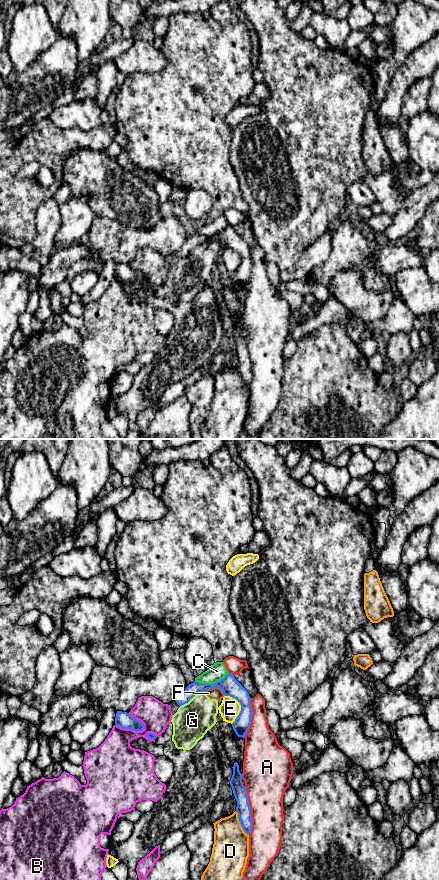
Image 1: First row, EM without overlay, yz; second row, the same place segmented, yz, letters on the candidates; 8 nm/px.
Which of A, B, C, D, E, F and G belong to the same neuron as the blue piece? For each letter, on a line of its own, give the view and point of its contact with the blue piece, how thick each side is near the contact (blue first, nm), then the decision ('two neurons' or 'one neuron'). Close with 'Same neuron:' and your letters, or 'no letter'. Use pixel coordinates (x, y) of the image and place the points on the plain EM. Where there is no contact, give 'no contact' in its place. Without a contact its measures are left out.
A: contact yz (250, 363); calibres 110 and 320 nm; two neurons
B: contact yz (130, 280); calibres 130 and 280 nm; two neurons
C: contact yz (211, 236); calibres 150 and 140 nm; two neurons
D: contact yz (240, 375); calibres 110 and 300 nm; two neurons
E: contact yz (241, 258); calibres 150 and 160 nm; two neurons
F: contact yz (215, 238); calibres 150 and 100 nm; two neurons
G: contact yz (191, 250); calibres 100 and 300 nm; two neurons
Same neuron: no letter

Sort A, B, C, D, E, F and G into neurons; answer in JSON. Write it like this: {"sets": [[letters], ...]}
{"sets": [["A"], ["B"], ["C"], ["D"], ["E"], ["F", "G"]]}

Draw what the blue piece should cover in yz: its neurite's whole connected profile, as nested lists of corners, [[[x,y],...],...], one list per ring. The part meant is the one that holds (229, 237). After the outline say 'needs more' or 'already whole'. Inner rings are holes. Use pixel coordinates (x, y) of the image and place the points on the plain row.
[[[228,225],[223,231],[214,236],[203,236],[194,233],[186,239],[184,245],[175,253],[179,258],[182,258],[188,255],[195,247],[214,239],[220,240],[224,248],[230,248],[240,255],[241,263],[232,275],[232,279],[238,289],[245,290],[245,286],[251,276],[253,263],[248,243],[235,231],[234,227]]] | already whole

